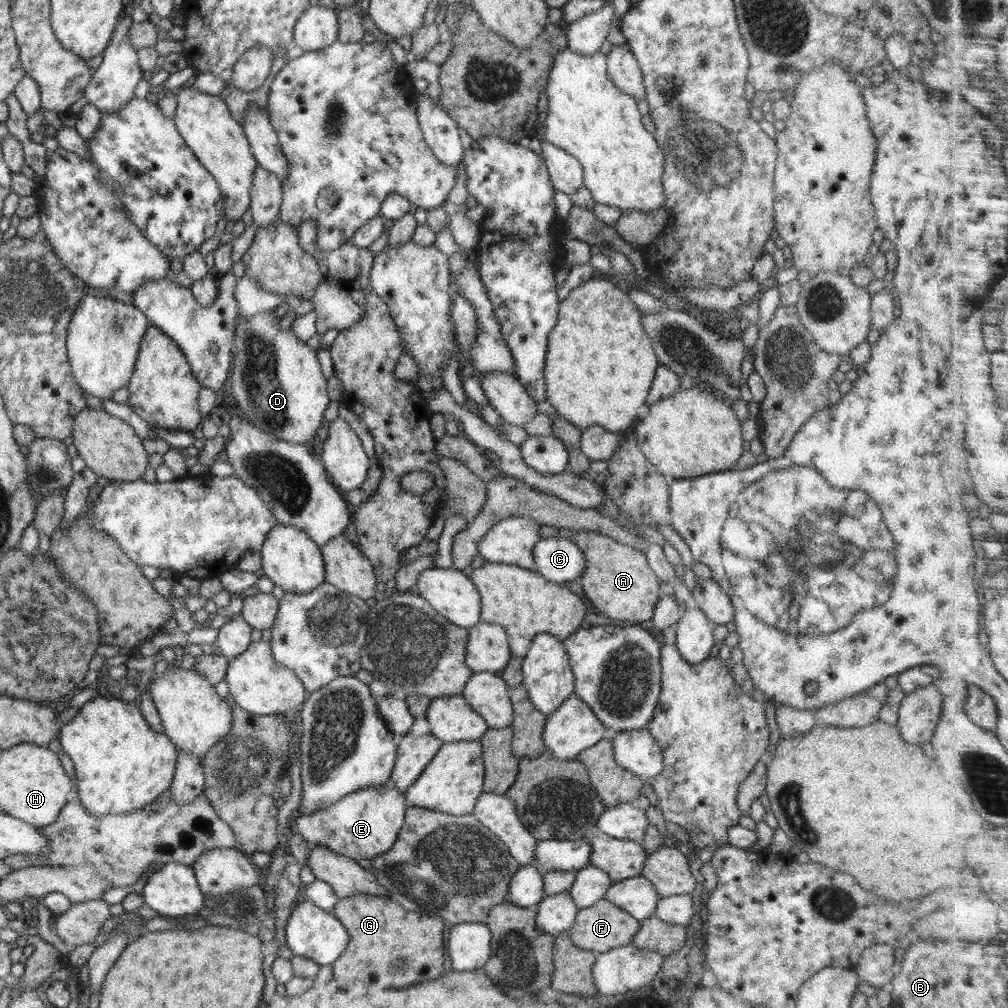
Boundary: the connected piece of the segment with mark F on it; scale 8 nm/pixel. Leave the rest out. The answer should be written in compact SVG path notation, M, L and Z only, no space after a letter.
M604 898L595 905L579 909L568 935L578 948L599 954L616 947L630 945L640 925L641 921Z

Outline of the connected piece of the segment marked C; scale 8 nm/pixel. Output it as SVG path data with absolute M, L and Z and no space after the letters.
M571 538L540 539L533 548L536 570L546 579L565 584L575 581L585 569L584 553Z

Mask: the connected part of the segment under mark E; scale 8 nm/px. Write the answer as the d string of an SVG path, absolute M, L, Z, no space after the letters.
M387 782L387 784L369 786L369 788L361 788L358 792L351 792L338 802L321 808L318 812L295 813L291 818L290 832L300 833L306 839L306 842L310 844L310 848L321 846L351 859L362 857L371 860L392 848L404 824L407 807L405 796L392 782Z

